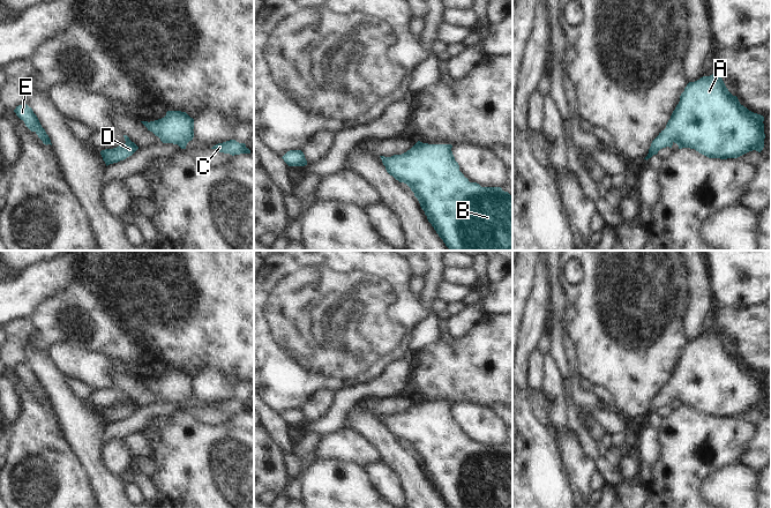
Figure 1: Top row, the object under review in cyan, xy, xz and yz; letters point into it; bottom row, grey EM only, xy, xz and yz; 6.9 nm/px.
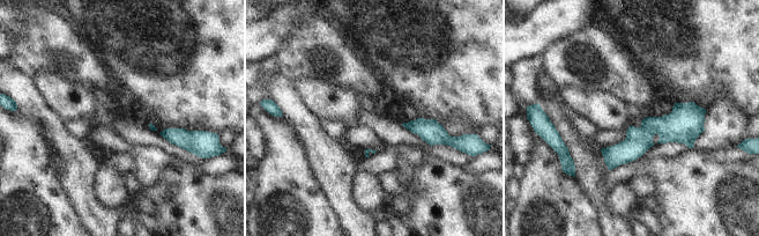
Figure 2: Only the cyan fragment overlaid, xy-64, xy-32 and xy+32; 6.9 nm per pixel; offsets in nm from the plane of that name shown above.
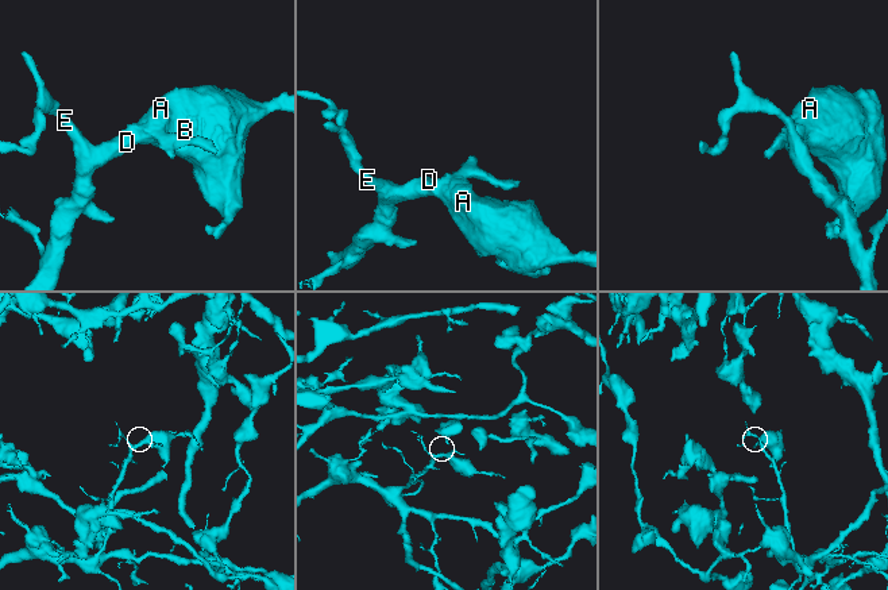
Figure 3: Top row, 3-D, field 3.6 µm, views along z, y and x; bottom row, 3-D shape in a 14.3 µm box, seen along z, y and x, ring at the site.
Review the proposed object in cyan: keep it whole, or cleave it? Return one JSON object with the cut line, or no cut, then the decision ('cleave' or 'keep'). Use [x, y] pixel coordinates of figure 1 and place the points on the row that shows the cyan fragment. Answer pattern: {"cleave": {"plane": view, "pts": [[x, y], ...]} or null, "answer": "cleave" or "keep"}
{"cleave": null, "answer": "keep"}

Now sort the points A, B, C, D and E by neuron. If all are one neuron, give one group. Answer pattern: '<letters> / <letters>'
A B C D E

